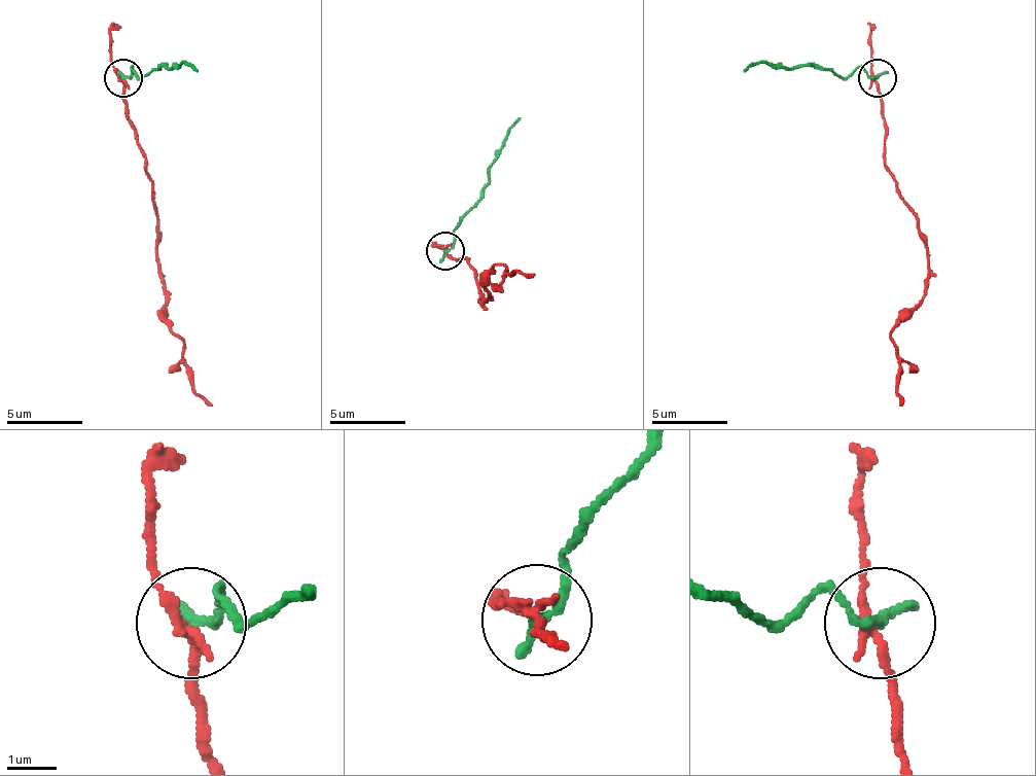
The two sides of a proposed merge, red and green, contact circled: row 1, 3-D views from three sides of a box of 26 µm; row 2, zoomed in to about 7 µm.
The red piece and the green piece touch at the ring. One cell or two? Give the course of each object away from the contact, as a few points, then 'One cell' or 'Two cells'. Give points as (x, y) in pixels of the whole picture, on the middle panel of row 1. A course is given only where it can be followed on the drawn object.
Course of red: (447, 252), (465, 259), (480, 290), (480, 302), (489, 297), (489, 271), (496, 263), (511, 275), (534, 278). Course of green: (447, 252), (462, 214), (489, 179), (496, 149), (519, 118). Two cells

